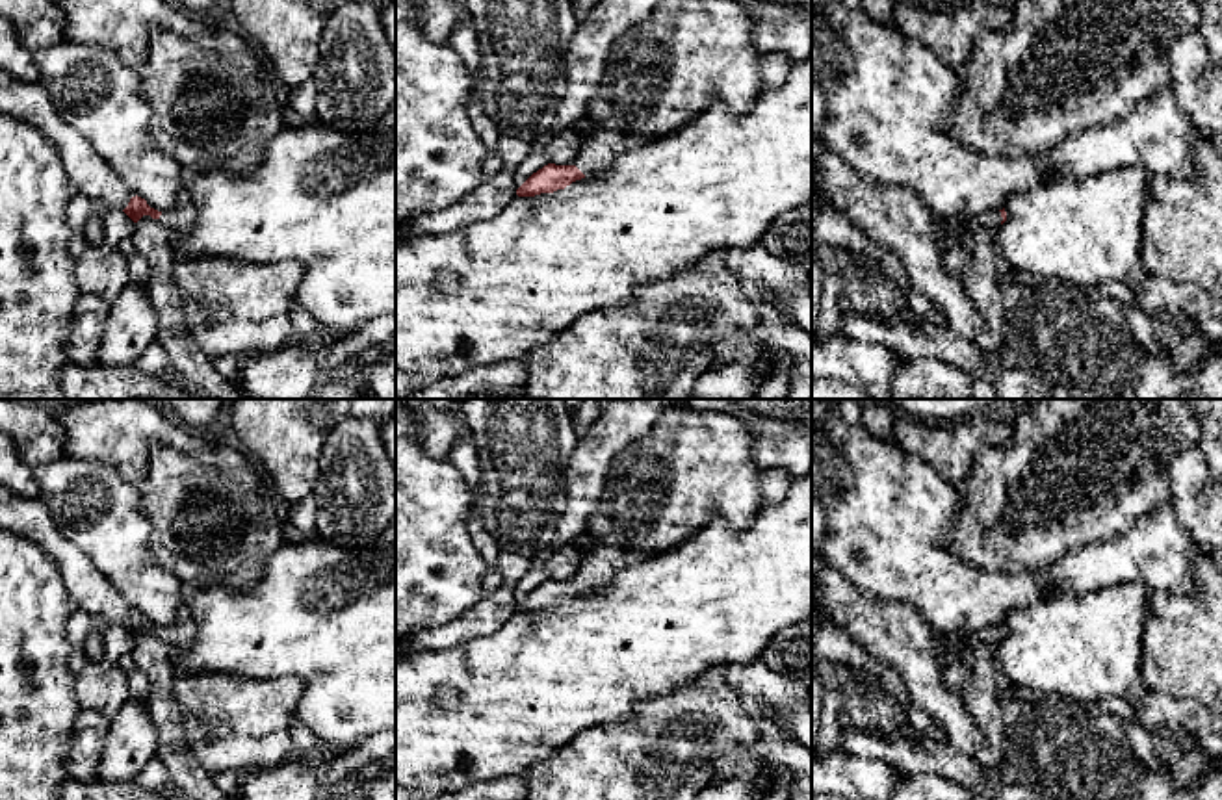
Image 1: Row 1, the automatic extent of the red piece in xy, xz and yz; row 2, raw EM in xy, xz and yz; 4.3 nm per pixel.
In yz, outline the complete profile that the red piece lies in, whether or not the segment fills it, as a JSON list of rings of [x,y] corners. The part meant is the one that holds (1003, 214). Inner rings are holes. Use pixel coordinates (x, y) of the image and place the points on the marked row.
[[[990,210],[982,215],[977,215],[958,226],[968,234],[977,234],[979,230],[997,230],[1007,221],[1007,212],[1003,210]]]

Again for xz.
[[[592,128],[581,143],[581,150],[574,165],[548,163],[533,173],[518,189],[518,197],[535,197],[565,189],[576,180],[585,178],[611,167],[624,152],[644,143],[643,135],[630,135],[618,130]]]

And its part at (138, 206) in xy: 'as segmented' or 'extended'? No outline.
extended

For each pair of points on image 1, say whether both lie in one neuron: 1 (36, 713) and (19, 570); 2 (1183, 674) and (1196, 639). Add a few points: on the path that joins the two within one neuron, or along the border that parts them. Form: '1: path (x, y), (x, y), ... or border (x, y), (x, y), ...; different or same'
1: path (39, 678), (39, 663), (19, 632), (19, 606); same
2: path (1183, 665), (1183, 658), (1193, 648); same

